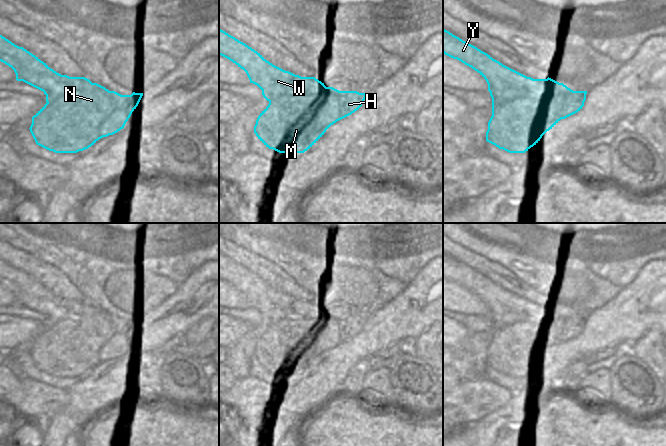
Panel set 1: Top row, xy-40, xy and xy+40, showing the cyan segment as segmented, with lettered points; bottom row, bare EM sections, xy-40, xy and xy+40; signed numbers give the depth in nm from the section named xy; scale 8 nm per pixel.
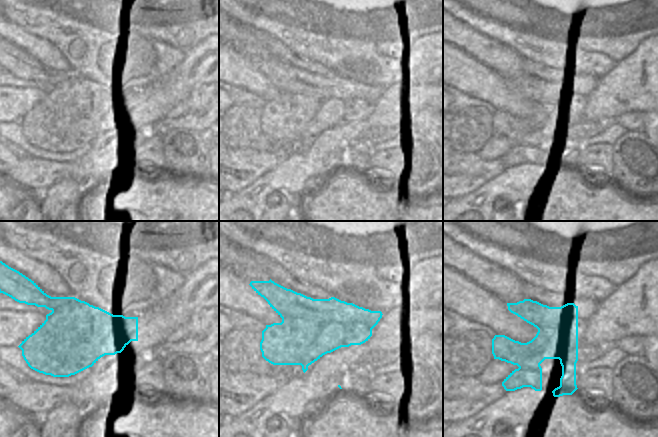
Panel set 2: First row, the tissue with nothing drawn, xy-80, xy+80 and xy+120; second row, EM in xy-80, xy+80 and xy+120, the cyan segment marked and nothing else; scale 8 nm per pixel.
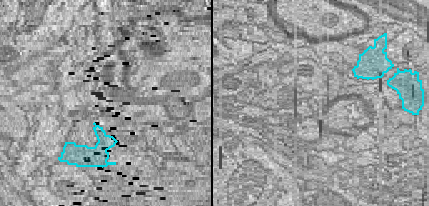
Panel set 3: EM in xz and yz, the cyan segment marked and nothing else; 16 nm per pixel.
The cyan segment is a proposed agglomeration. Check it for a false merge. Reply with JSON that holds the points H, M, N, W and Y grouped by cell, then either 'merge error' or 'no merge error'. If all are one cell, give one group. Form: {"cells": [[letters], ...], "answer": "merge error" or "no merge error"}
{"cells": [["H", "M", "N"], ["W", "Y"]], "answer": "merge error"}

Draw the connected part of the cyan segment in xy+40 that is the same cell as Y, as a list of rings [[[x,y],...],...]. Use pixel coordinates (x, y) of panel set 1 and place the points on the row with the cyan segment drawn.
[[[443,29],[443,53],[471,67],[486,80],[488,84],[488,91],[492,98],[492,107],[503,105],[519,97],[547,97],[548,103],[550,104],[553,97],[559,97],[563,95],[567,89],[569,89],[563,83],[559,83],[549,77],[547,79],[533,79],[531,77],[527,77],[503,65],[487,53],[463,41],[445,29]]]

